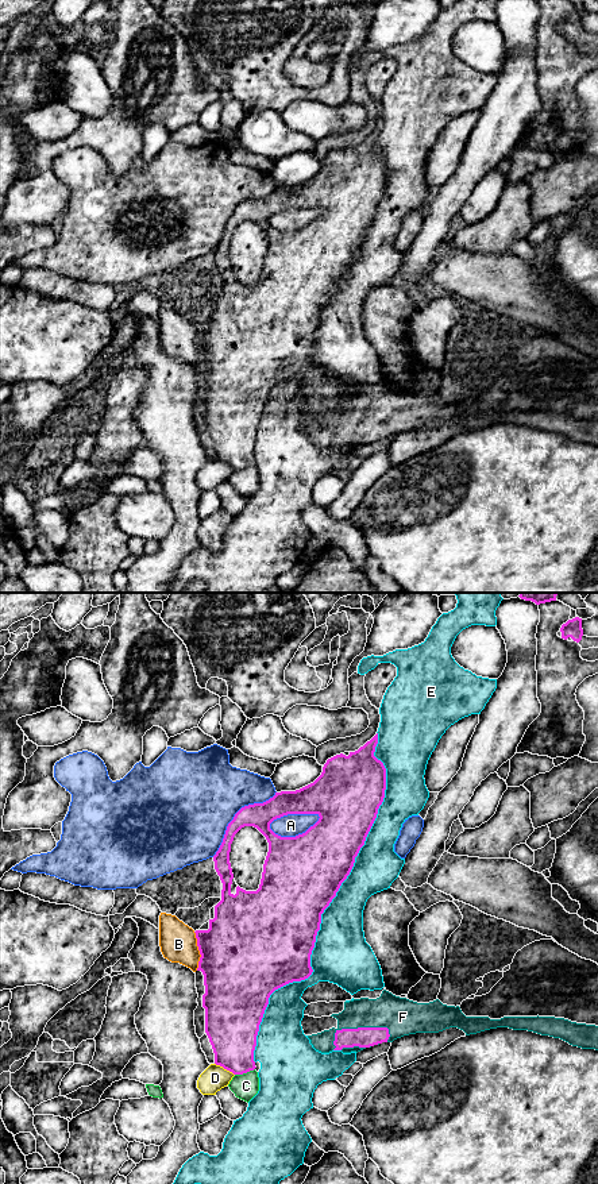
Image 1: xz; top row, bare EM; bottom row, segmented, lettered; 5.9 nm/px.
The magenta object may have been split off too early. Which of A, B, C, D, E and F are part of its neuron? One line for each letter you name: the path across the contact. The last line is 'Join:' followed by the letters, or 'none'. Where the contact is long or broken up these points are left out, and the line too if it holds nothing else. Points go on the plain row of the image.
Join: F

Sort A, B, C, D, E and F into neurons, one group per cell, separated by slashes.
A / B / C / D / E / F

